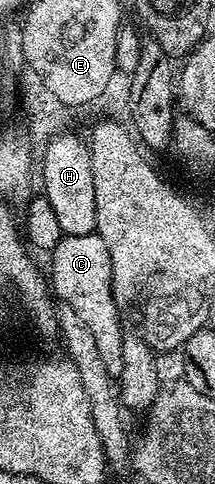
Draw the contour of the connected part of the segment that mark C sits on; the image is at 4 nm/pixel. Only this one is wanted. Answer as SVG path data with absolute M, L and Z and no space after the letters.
M96 233L92 235L63 235L60 245L49 256L50 271L48 279L52 291L61 302L72 305L80 321L88 325L100 357L104 360L104 369L112 377L117 377L124 369L124 328L118 316L120 304L114 299L112 289L112 257L108 257L108 245Z

